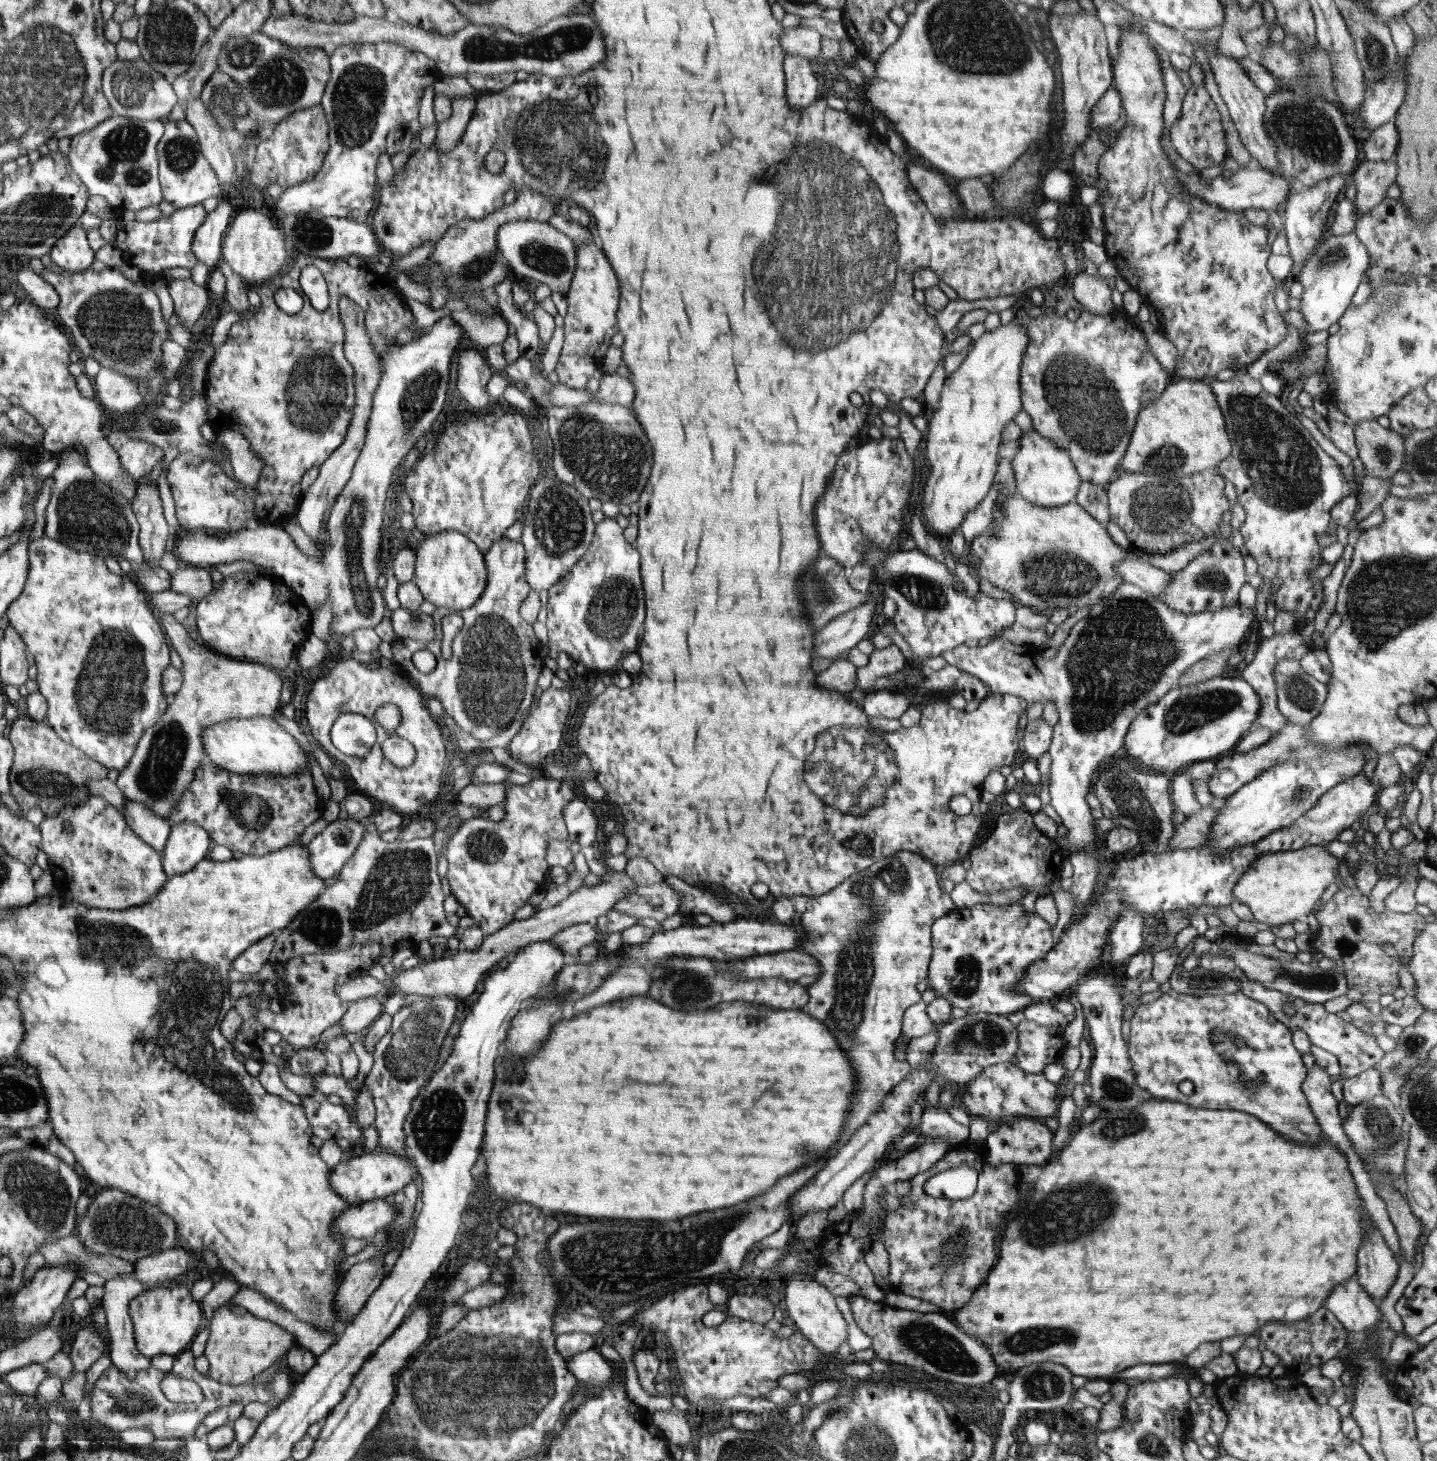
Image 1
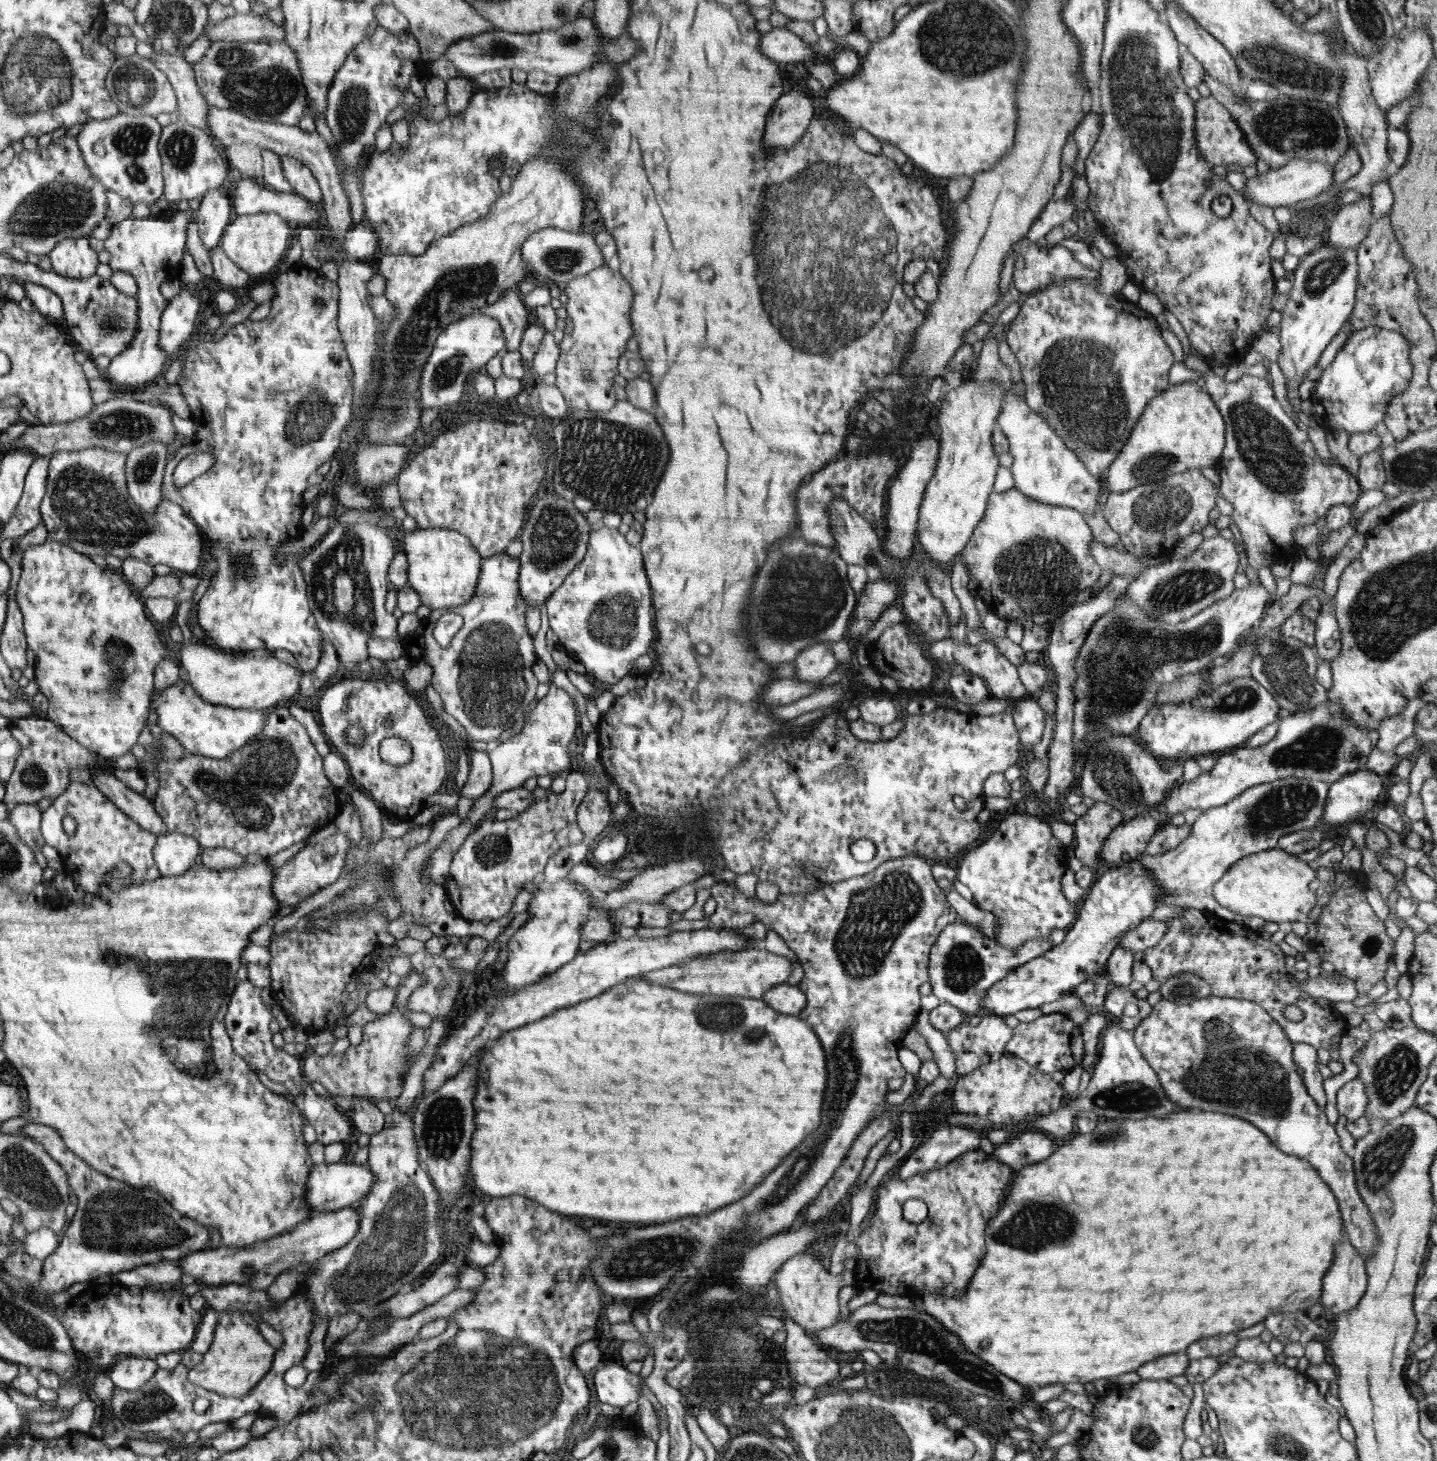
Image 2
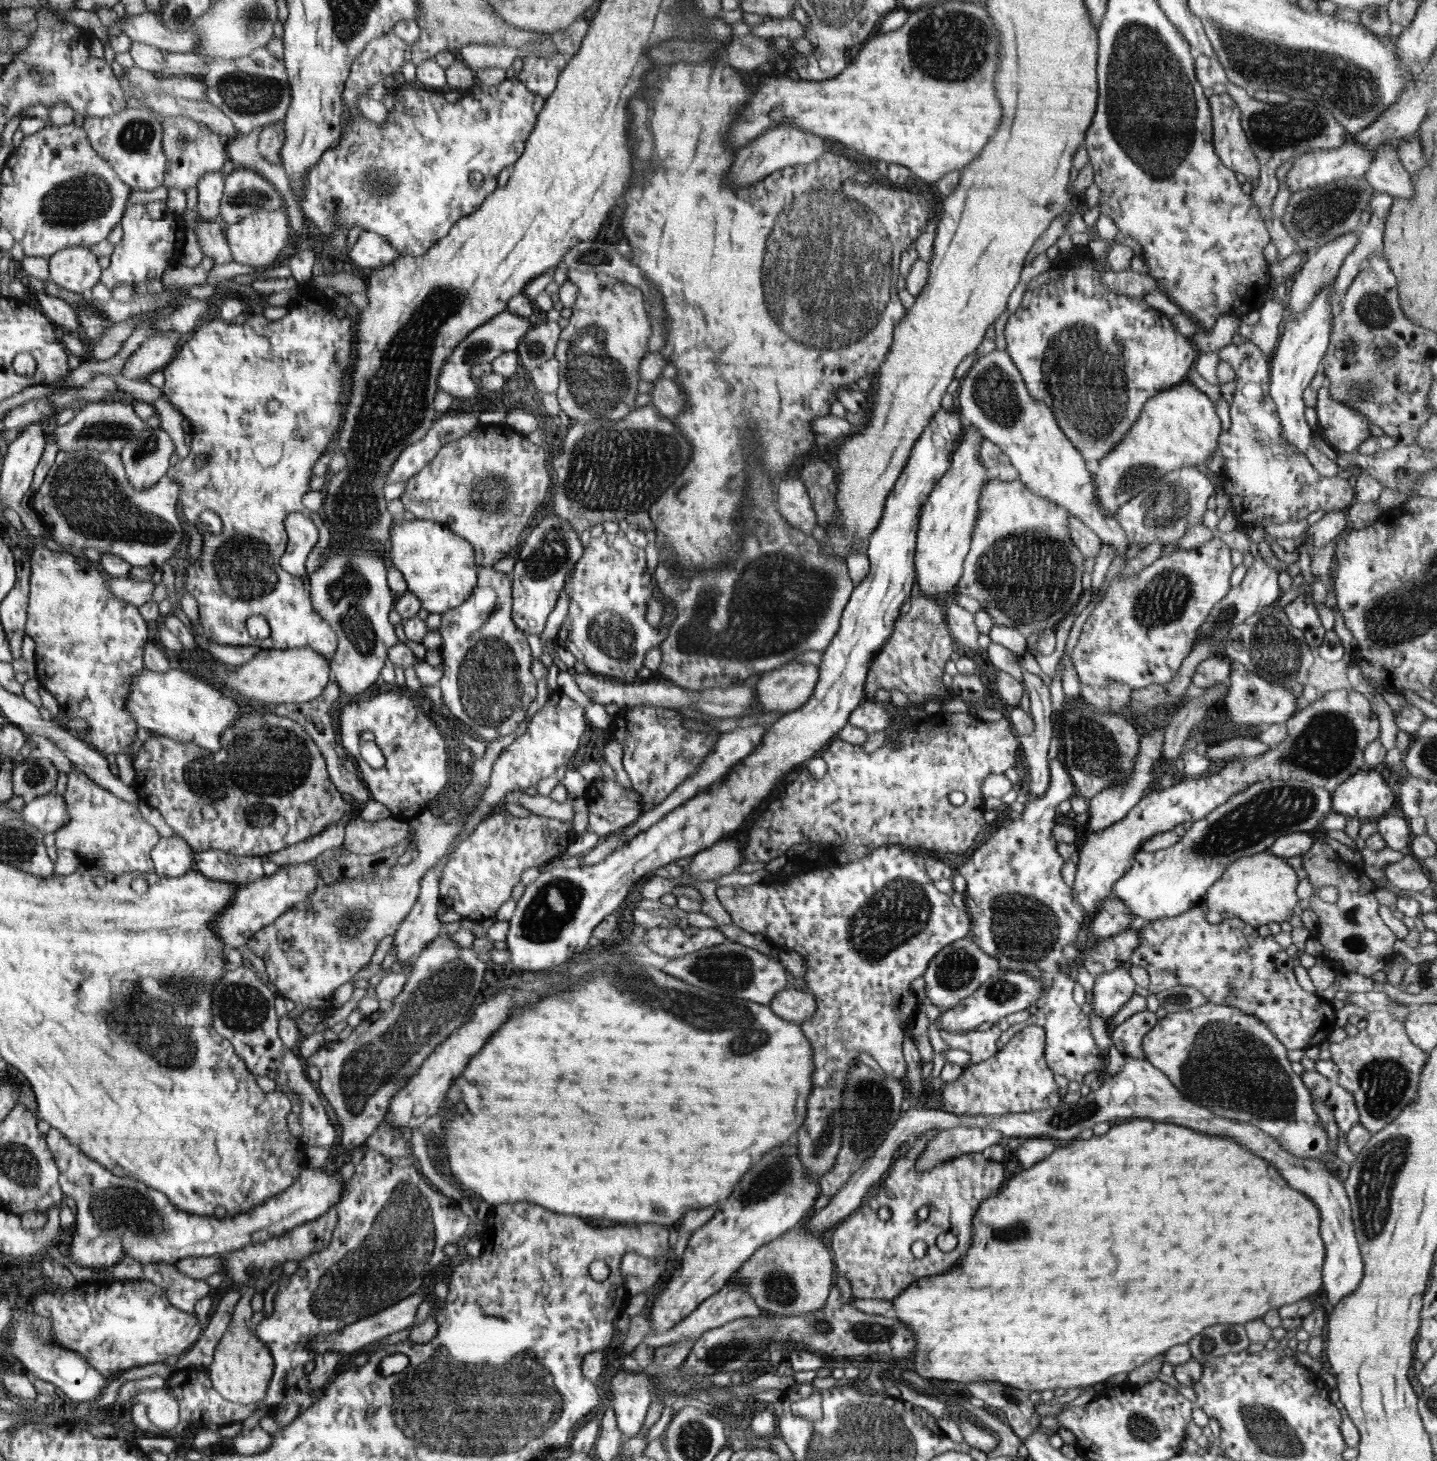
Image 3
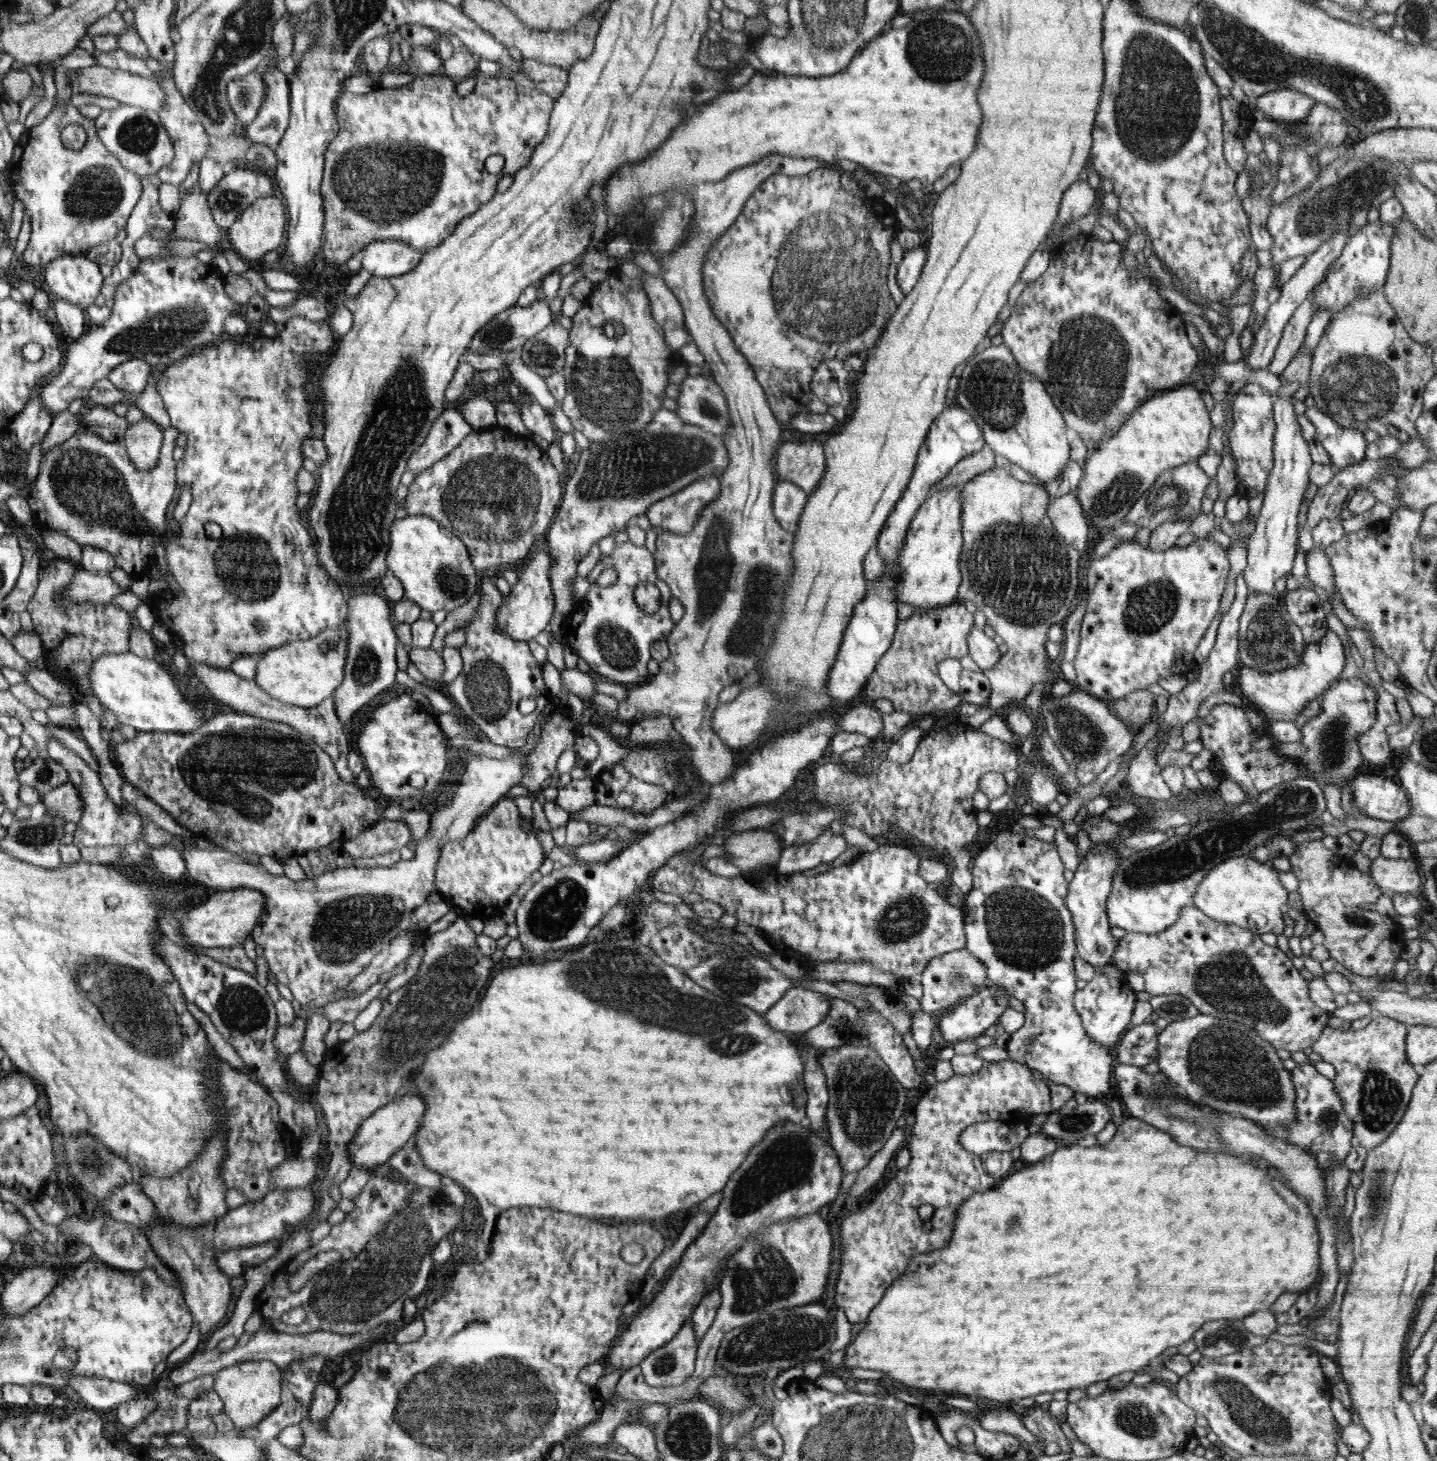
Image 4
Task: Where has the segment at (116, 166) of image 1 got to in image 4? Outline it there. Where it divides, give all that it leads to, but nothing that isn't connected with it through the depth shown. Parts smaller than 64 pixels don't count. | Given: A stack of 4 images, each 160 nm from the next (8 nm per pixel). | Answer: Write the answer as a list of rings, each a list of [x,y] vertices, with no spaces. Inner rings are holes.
[[[120,104],[116,109],[102,109],[94,121],[98,135],[106,147],[119,157],[124,168],[138,176],[156,175],[161,167],[167,167],[175,158],[174,141],[162,126],[160,111]]]

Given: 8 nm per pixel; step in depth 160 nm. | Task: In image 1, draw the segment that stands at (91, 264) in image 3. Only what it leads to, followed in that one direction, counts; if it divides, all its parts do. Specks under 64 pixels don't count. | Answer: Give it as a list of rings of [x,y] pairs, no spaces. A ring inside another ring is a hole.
[[[78,222],[51,249],[52,263],[70,273],[90,269],[94,260],[94,250],[88,246],[87,232]]]

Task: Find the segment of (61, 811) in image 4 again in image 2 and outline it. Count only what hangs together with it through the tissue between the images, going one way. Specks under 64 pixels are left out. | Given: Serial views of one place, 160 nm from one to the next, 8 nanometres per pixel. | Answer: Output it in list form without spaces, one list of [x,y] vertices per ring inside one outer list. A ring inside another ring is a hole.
[[[36,803],[10,807],[7,818],[18,828],[19,836],[33,849],[40,850],[46,843],[42,833],[43,812]]]

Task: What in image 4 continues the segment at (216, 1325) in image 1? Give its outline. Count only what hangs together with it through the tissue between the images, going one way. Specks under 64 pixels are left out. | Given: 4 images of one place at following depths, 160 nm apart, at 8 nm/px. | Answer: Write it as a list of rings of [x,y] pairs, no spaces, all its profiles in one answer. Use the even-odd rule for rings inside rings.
[[[269,1360],[242,1361],[222,1368],[214,1374],[213,1389],[222,1399],[225,1413],[235,1427],[250,1427],[254,1431],[255,1426],[282,1402],[280,1400],[281,1370],[278,1370],[276,1365]]]

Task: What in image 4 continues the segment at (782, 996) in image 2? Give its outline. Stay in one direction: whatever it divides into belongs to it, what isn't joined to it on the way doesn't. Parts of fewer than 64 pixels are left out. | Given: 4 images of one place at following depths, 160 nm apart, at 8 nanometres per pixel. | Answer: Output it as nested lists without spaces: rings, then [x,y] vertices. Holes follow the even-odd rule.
[[[792,986],[774,1007],[763,1015],[769,1027],[799,1037],[820,1024],[830,1008],[831,1004],[825,994]]]

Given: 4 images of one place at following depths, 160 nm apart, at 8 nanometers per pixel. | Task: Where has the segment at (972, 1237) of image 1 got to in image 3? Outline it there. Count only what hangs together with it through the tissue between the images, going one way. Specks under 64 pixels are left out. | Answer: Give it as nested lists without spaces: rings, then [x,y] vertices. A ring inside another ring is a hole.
[[[935,1128],[928,1132],[923,1132],[916,1142],[912,1143],[912,1148],[904,1156],[897,1156],[890,1168],[889,1176],[880,1184],[879,1193],[870,1198],[866,1206],[854,1212],[844,1223],[838,1225],[834,1230],[830,1248],[834,1252],[833,1261],[838,1275],[848,1279],[851,1286],[851,1296],[853,1300],[866,1300],[866,1298],[877,1298],[878,1300],[893,1300],[912,1282],[924,1276],[936,1276],[940,1272],[950,1270],[960,1262],[964,1252],[968,1253],[972,1245],[972,1221],[976,1210],[980,1207],[983,1200],[997,1194],[1003,1187],[1008,1174],[1004,1172],[1004,1164],[997,1161],[986,1159],[982,1152],[970,1152],[962,1154],[960,1157],[937,1164],[930,1170],[918,1171],[915,1167],[916,1159],[925,1149],[927,1142],[933,1139],[940,1129]],[[886,1206],[892,1212],[890,1220],[881,1222],[878,1210]],[[923,1206],[930,1209],[930,1216],[927,1220],[919,1220],[917,1217],[918,1209]],[[952,1233],[958,1239],[958,1245],[951,1252],[942,1252],[938,1249],[937,1238],[939,1234]],[[914,1242],[924,1242],[927,1246],[924,1258],[916,1258],[912,1255],[911,1248]]]

